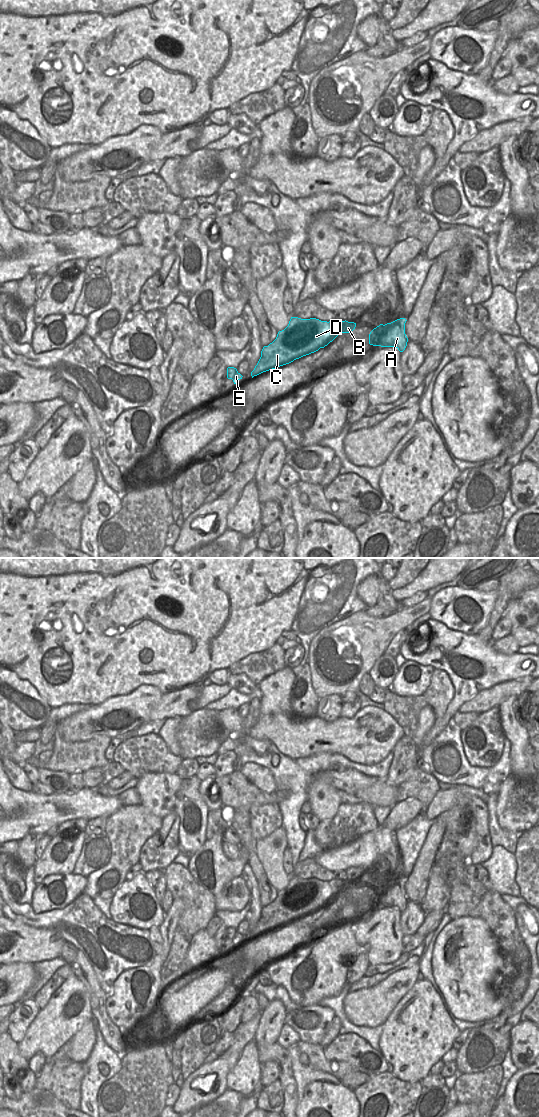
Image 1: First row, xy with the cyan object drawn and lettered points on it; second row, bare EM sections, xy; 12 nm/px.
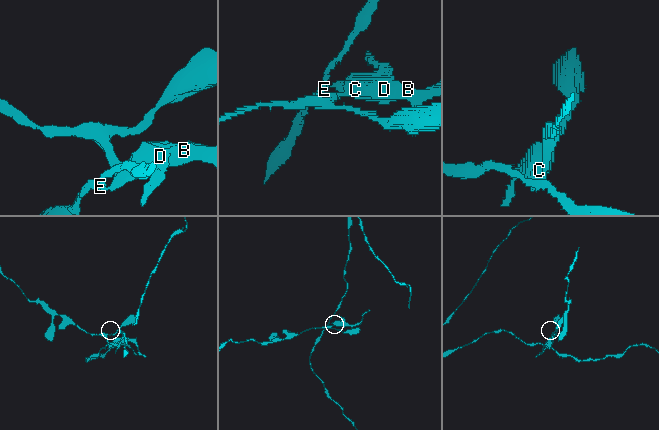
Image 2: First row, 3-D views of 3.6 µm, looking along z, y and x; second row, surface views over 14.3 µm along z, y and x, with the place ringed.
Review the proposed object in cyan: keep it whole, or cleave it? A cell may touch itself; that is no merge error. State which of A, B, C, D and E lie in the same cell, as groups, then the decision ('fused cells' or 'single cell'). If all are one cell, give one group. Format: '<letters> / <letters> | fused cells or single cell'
A / B C D E | fused cells

